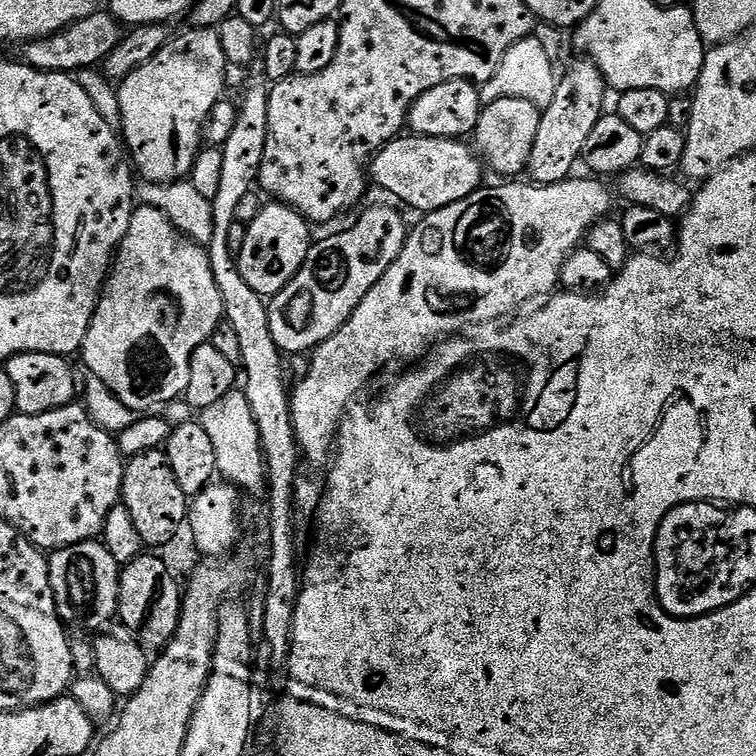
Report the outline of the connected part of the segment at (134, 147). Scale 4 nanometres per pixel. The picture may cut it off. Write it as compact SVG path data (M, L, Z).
M238 15L228 16L218 26L217 31L211 28L193 28L189 27L188 32L184 32L181 36L173 35L165 48L158 50L158 54L154 54L154 58L150 58L150 62L146 62L140 68L135 68L125 80L119 81L118 91L120 93L120 126L119 131L122 133L122 143L126 149L127 155L130 157L131 163L134 165L135 171L138 173L141 181L150 184L174 184L183 181L185 178L191 177L192 167L198 158L202 145L206 140L206 125L208 116L214 110L214 106L225 95L227 78L227 68L230 63L243 66L250 65L252 55L257 55L258 40L256 44L256 36L258 36L255 28L250 26L250 22L246 22L244 18Z

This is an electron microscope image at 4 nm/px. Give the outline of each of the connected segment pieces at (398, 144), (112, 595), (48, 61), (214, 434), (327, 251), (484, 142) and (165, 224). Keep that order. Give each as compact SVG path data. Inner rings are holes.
M401 134L385 144L370 161L370 180L384 192L393 196L393 201L401 205L409 204L417 208L420 214L442 210L450 202L462 202L476 189L481 187L480 168L482 164L474 155L473 149L467 148L463 139L434 138Z
M84 540L81 544L58 548L51 553L48 561L50 586L54 590L56 613L65 625L77 624L91 634L100 634L117 619L121 567L114 554L96 540Z
M101 10L90 14L90 18L82 18L74 22L69 28L61 32L55 32L53 36L47 36L41 40L29 40L23 45L23 63L32 68L46 70L47 72L67 72L69 74L79 73L81 70L92 70L97 67L118 42L122 42L125 29L121 21L112 15L111 11Z
M235 388L221 401L201 411L198 423L206 430L214 445L217 473L241 491L260 497L267 491L266 463L258 426L245 391Z
M388 204L366 209L345 232L336 232L325 240L317 239L298 274L267 301L270 333L280 352L308 354L330 339L352 317L354 310L358 310L362 298L390 270L398 254L402 254L410 224L404 221L399 207Z
M522 98L496 99L494 103L485 105L479 116L478 126L475 128L472 140L481 159L504 178L512 178L514 174L521 174L527 169L530 151L534 140L538 136L541 125L541 107Z
M137 207L116 250L106 287L101 291L90 330L84 339L84 364L91 375L106 382L108 389L131 412L148 414L163 409L187 393L190 358L198 346L211 341L223 316L222 294L214 280L207 251L197 241L188 239L176 229L170 218L162 214L162 210Z

